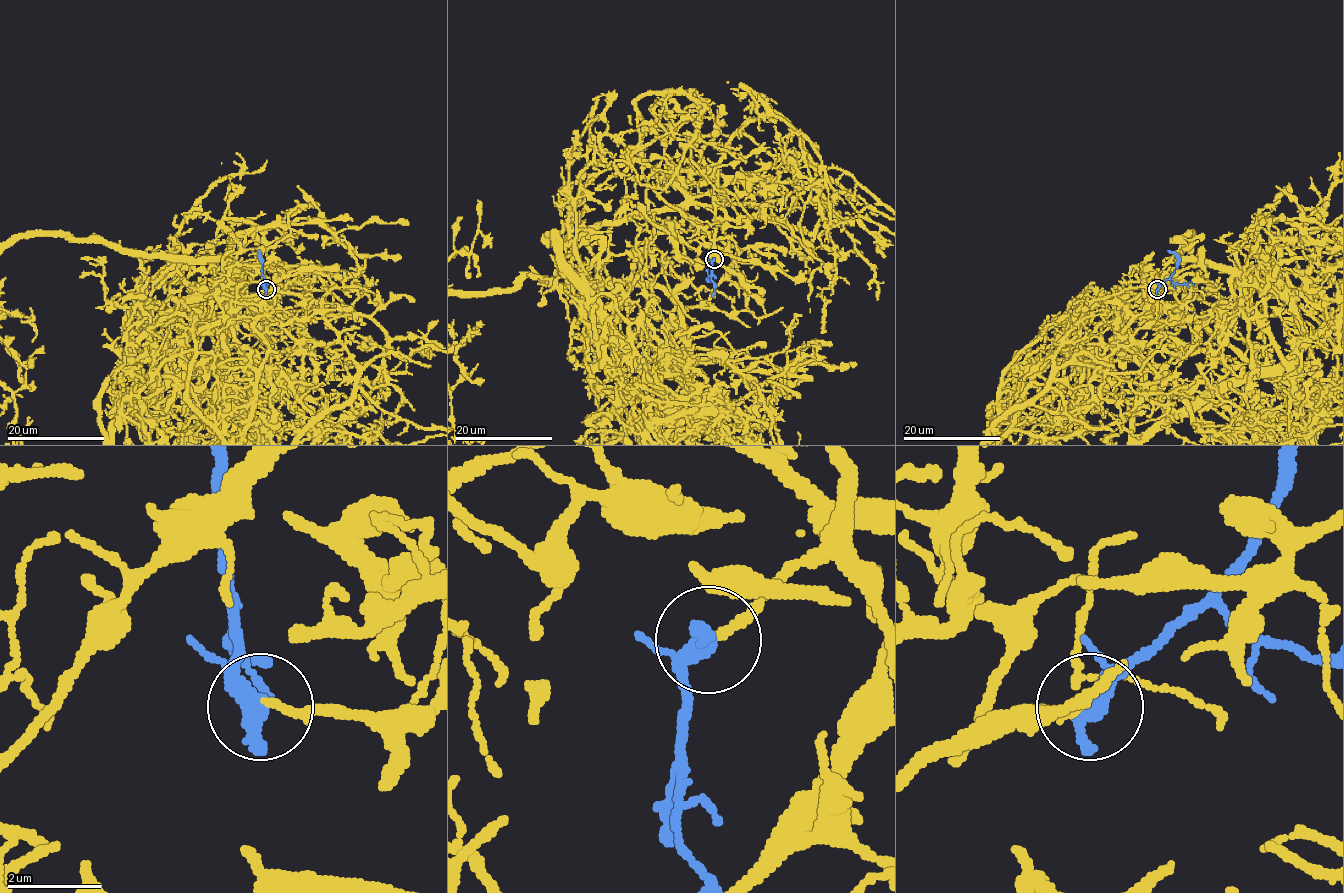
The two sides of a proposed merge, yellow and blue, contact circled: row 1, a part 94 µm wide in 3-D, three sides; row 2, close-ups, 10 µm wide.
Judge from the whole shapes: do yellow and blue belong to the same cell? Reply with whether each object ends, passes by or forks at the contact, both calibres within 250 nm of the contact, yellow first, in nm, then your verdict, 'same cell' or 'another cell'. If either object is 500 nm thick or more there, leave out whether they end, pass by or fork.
yellow ends | blue passes by | 160/360 nm | same cell

